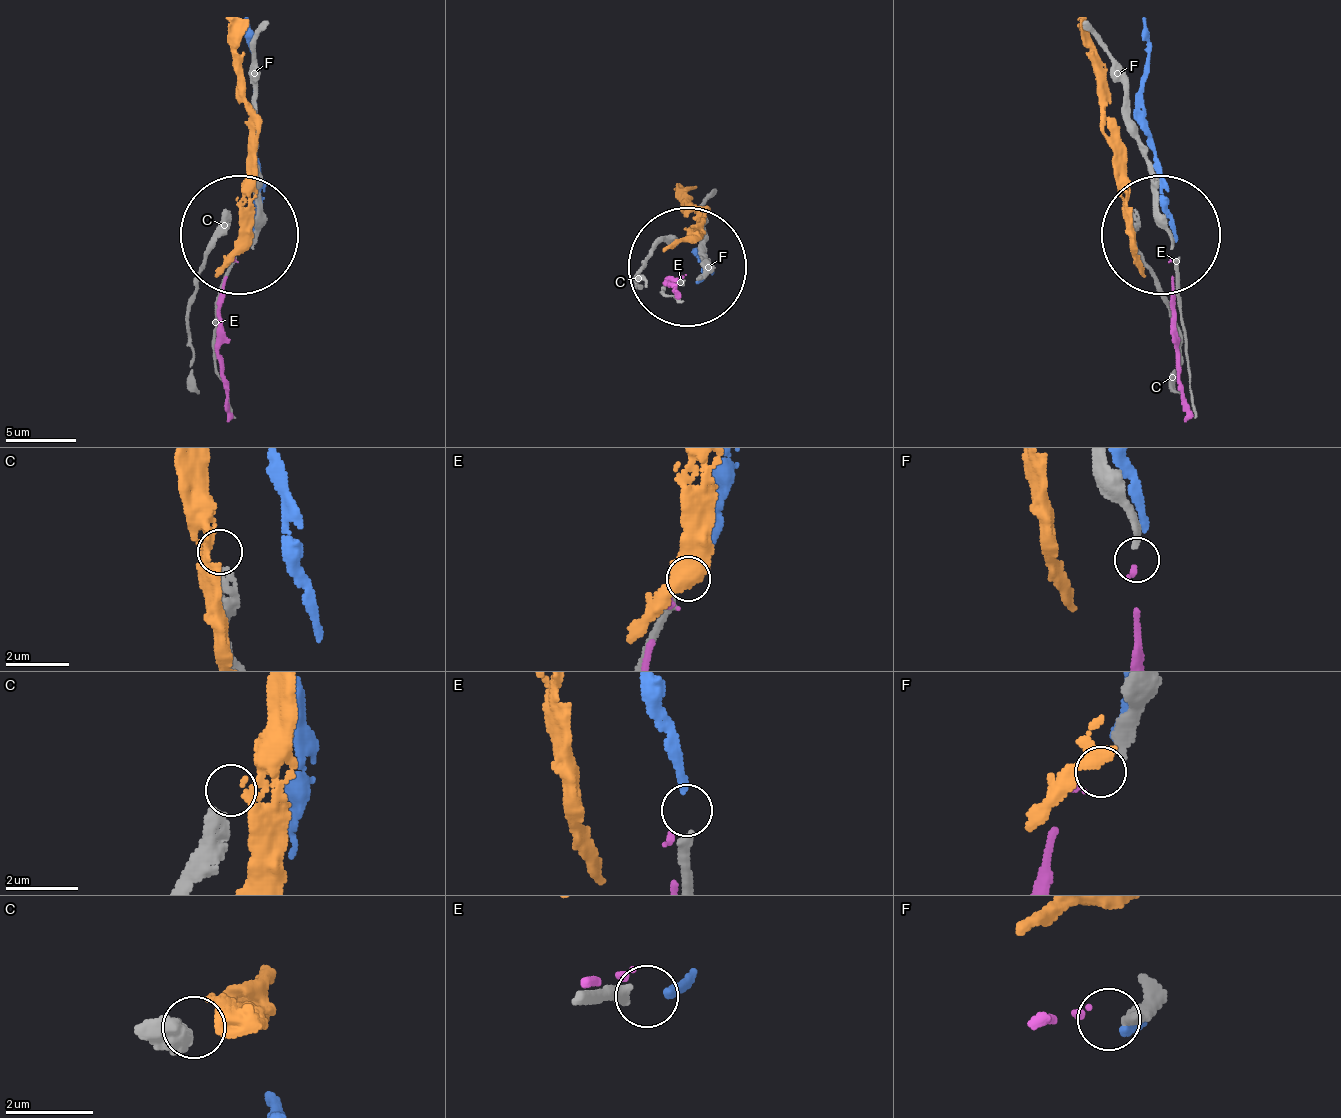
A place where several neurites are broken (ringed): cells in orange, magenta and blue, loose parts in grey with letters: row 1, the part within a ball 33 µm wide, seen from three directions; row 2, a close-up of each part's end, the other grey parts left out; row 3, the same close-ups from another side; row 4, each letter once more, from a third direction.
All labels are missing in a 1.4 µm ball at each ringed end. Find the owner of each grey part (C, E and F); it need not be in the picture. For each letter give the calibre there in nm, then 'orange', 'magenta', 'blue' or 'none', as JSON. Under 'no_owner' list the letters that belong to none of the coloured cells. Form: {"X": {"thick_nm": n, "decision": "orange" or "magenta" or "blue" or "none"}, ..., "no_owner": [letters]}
{"C": {"thick_nm": 320, "decision": "none"}, "E": {"thick_nm": 240, "decision": "blue"}, "F": {"thick_nm": 300, "decision": "magenta"}, "no_owner": ["C"]}

